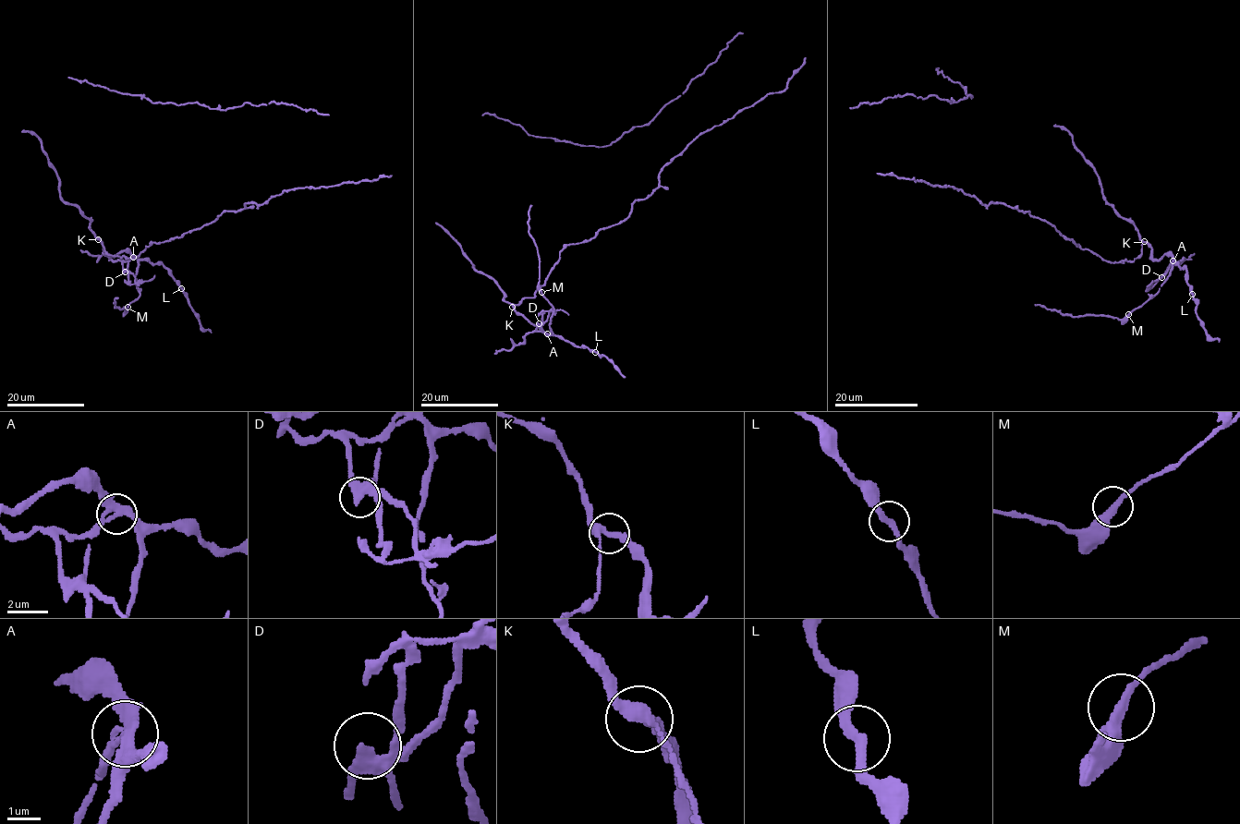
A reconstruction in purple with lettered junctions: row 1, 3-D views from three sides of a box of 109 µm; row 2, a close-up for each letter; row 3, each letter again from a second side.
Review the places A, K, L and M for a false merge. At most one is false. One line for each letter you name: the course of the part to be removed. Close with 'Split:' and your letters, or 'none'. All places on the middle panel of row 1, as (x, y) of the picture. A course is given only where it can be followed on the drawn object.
A: foreign part runs (547, 333), (528, 333), (522, 343), (509, 350), (494, 353)
Split: A

